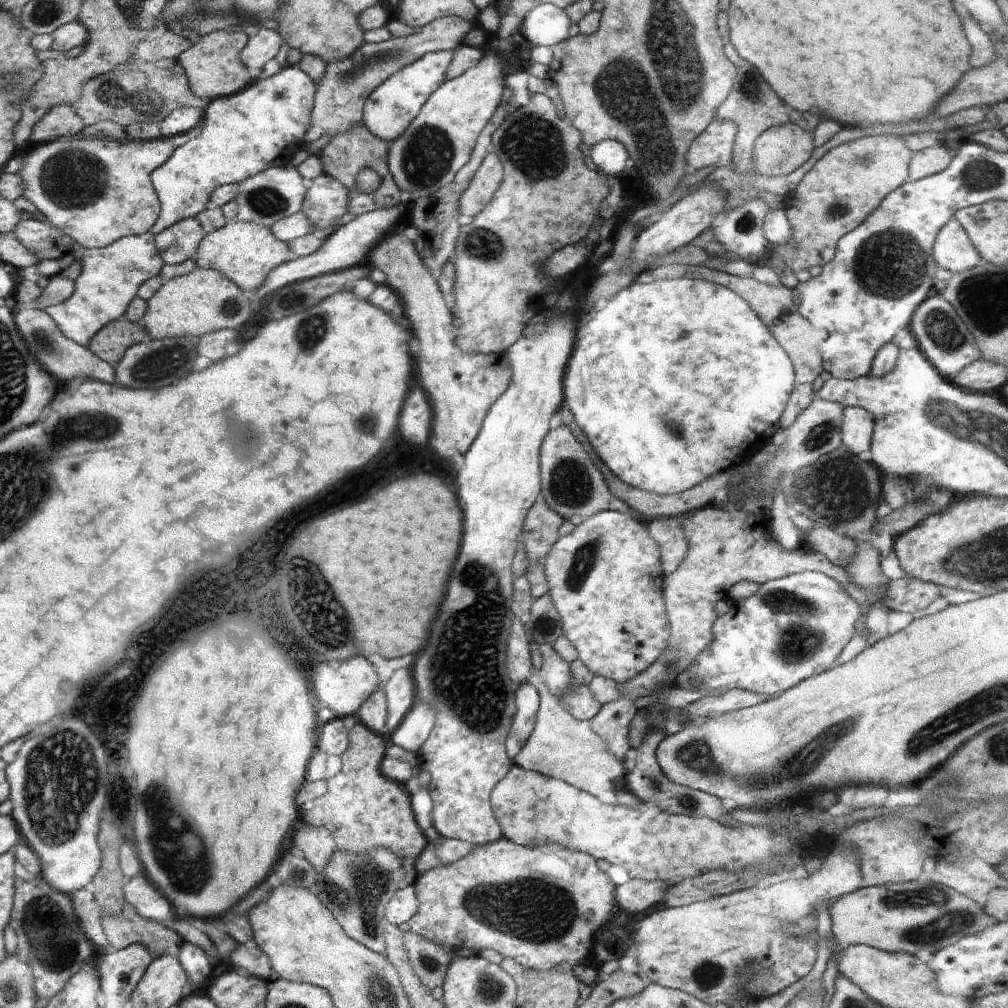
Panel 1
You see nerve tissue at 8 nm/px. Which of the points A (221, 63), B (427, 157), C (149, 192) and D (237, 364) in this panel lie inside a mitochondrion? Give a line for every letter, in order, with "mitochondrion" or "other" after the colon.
A: other
B: mitochondrion
C: other
D: other

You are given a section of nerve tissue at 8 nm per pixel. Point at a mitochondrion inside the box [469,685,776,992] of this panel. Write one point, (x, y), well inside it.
(604, 943)

